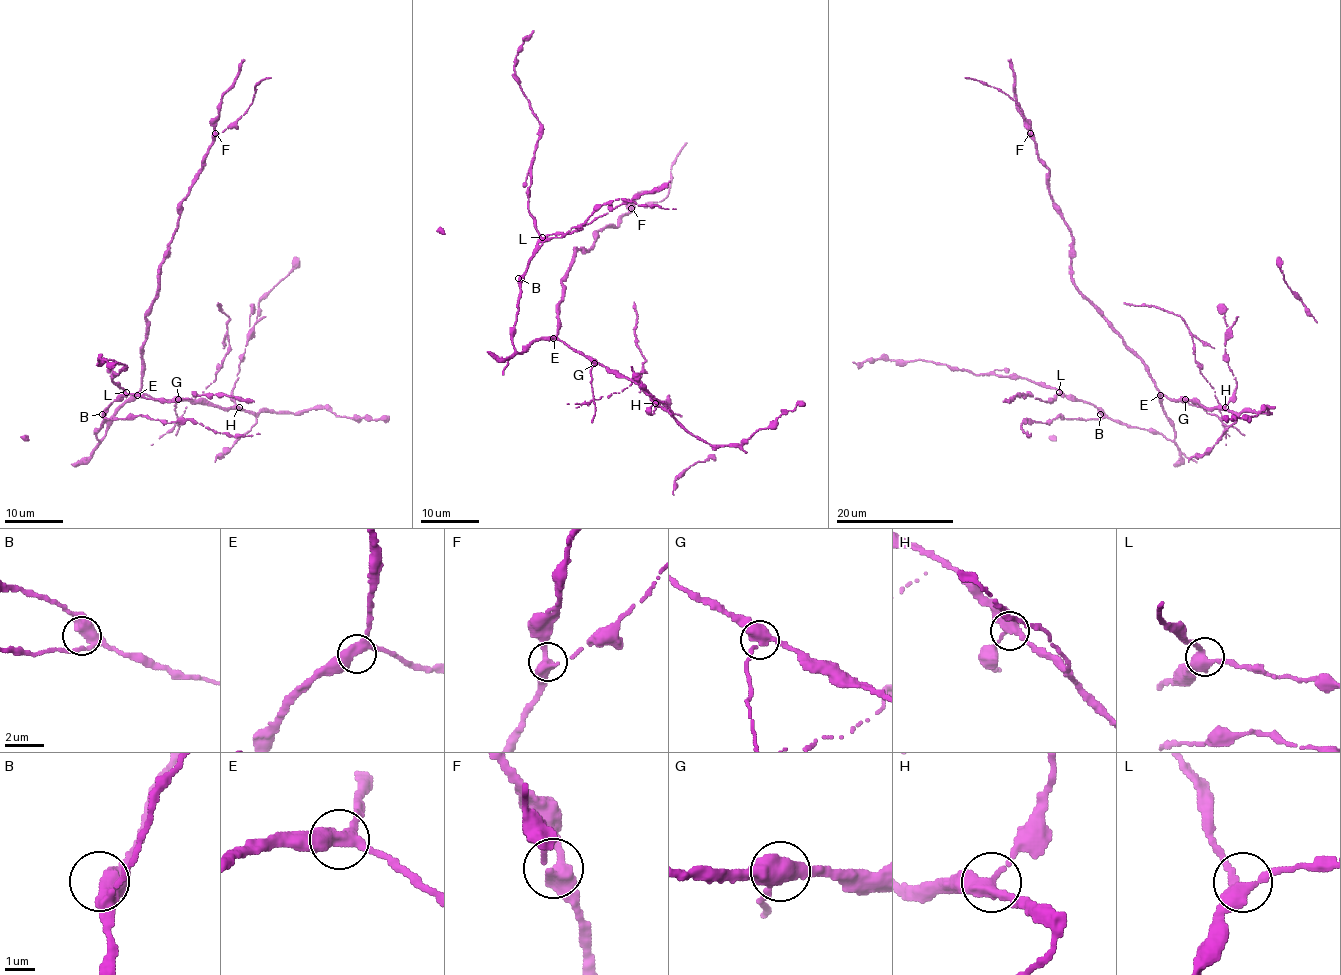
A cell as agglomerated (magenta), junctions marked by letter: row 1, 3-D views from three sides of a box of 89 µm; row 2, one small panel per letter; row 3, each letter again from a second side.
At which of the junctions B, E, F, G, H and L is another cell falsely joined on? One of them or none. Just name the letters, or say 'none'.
G

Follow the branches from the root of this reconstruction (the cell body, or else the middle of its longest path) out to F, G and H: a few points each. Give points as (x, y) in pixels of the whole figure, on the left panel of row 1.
F: (137, 392), (142, 378), (146, 312), (156, 295), (164, 252), (177, 227), (180, 203), (202, 166), (215, 133)
G: (137, 392), (155, 400), (178, 400)
H: (137, 392), (155, 400), (205, 400), (222, 408), (239, 407)

